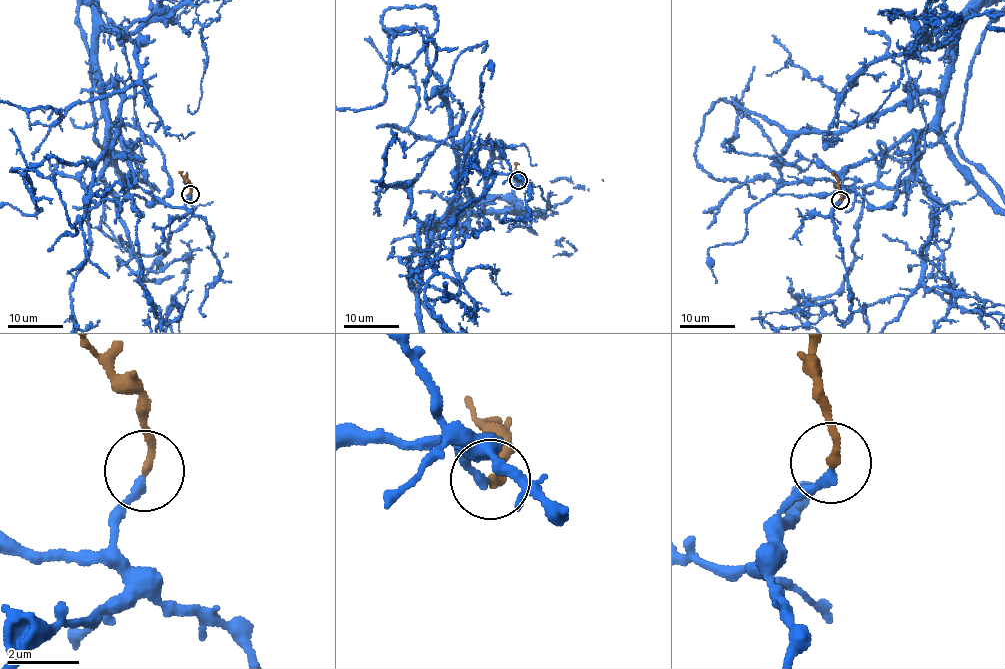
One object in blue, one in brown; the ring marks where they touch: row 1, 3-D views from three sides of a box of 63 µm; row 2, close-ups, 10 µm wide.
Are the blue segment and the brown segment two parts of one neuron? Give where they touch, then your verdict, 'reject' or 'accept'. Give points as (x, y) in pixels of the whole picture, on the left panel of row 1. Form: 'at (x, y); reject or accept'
at (190, 194); accept

